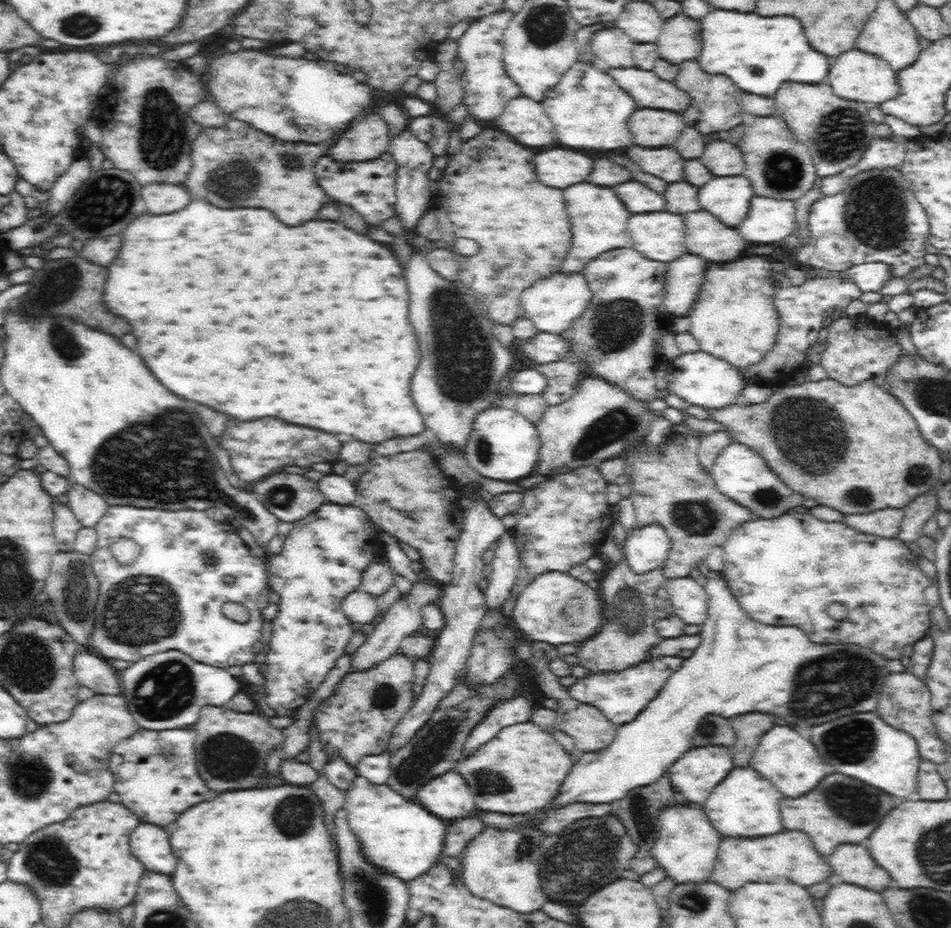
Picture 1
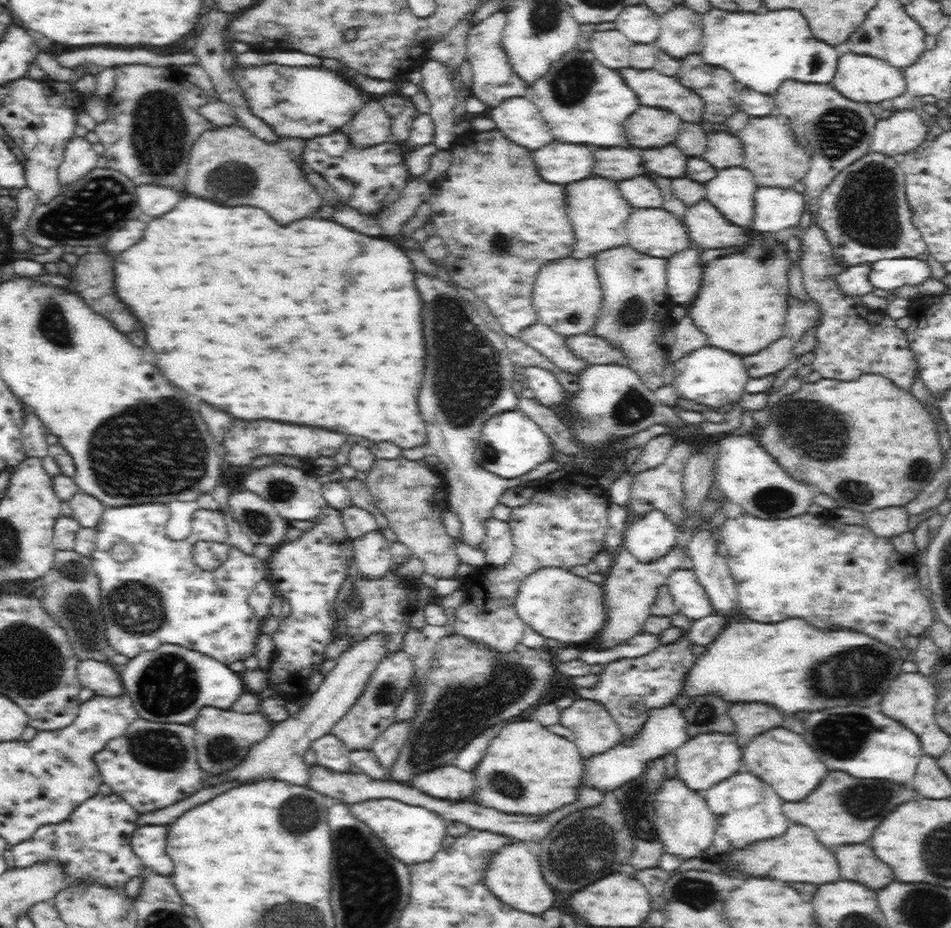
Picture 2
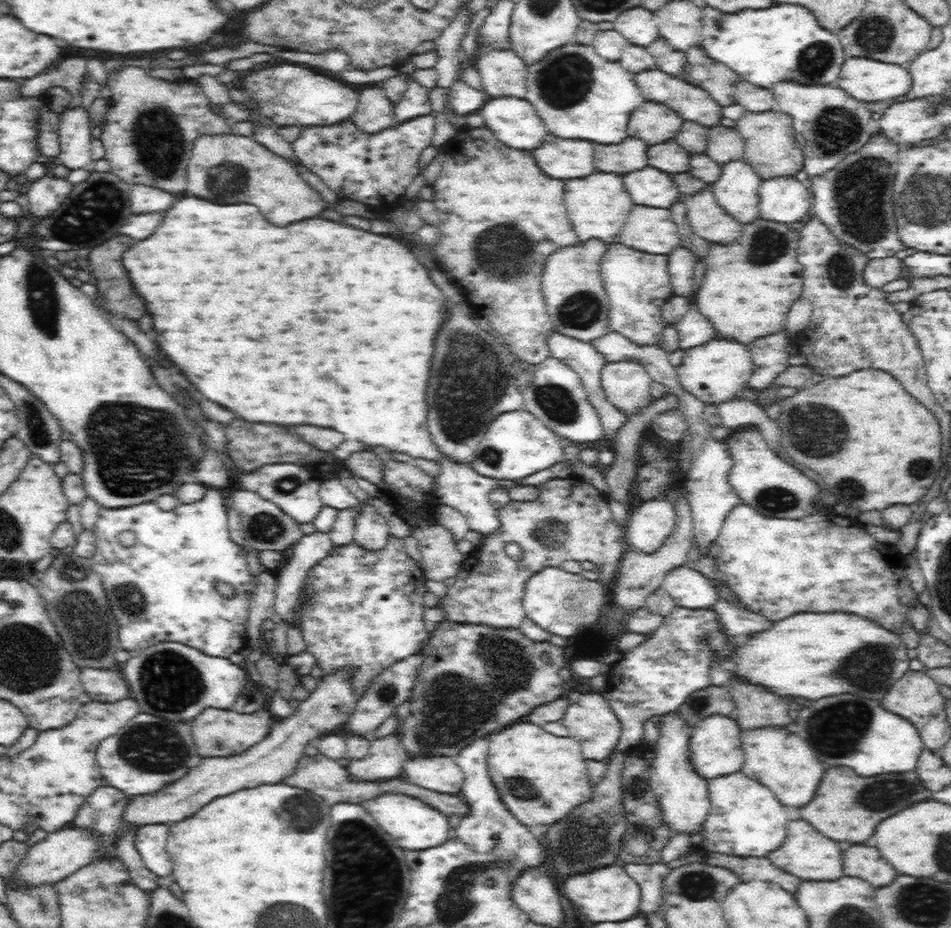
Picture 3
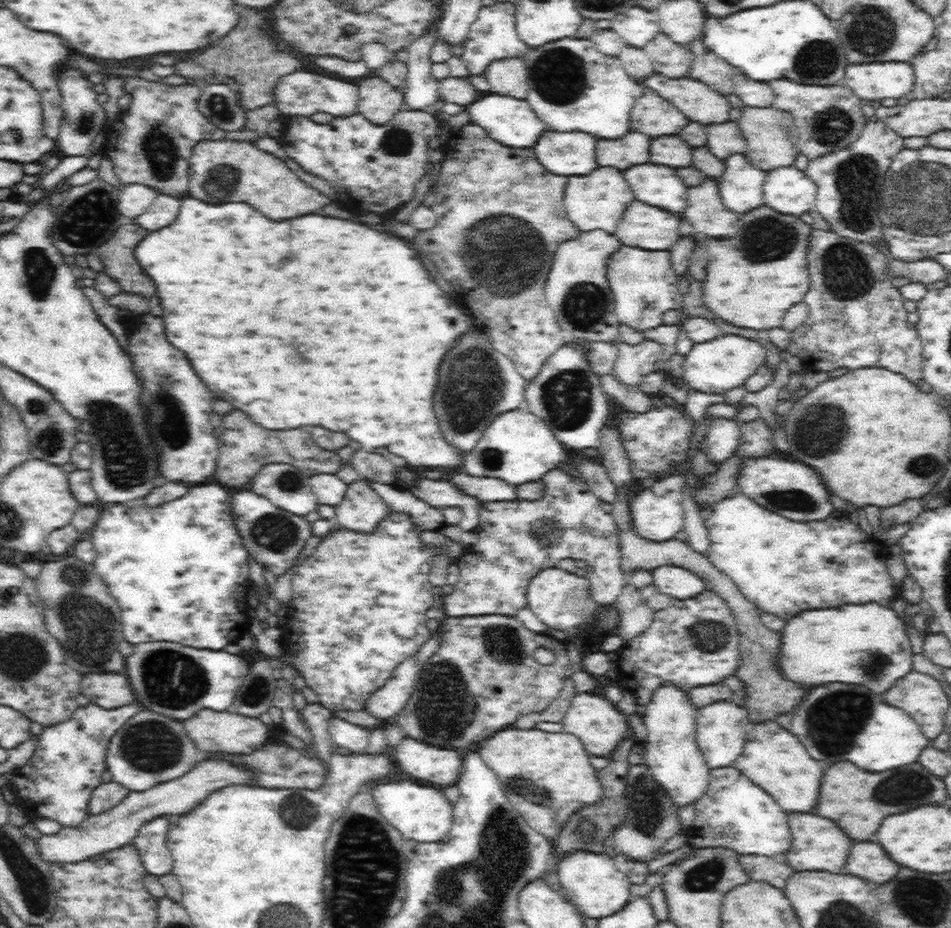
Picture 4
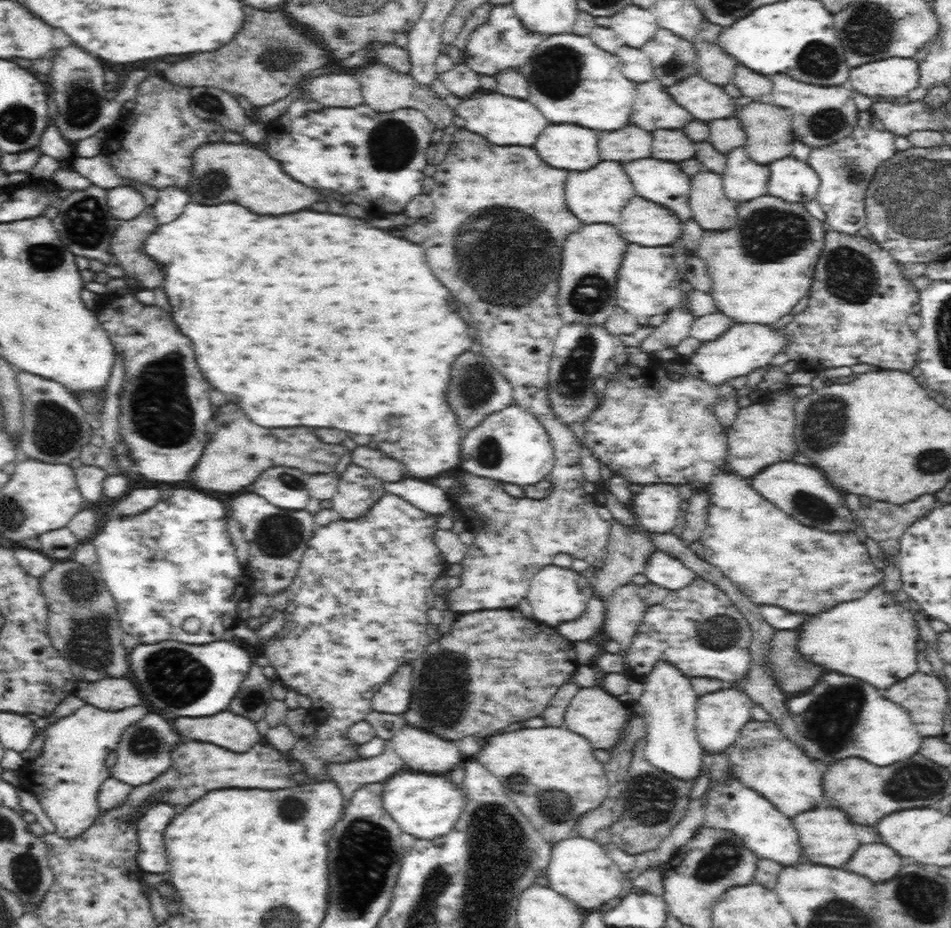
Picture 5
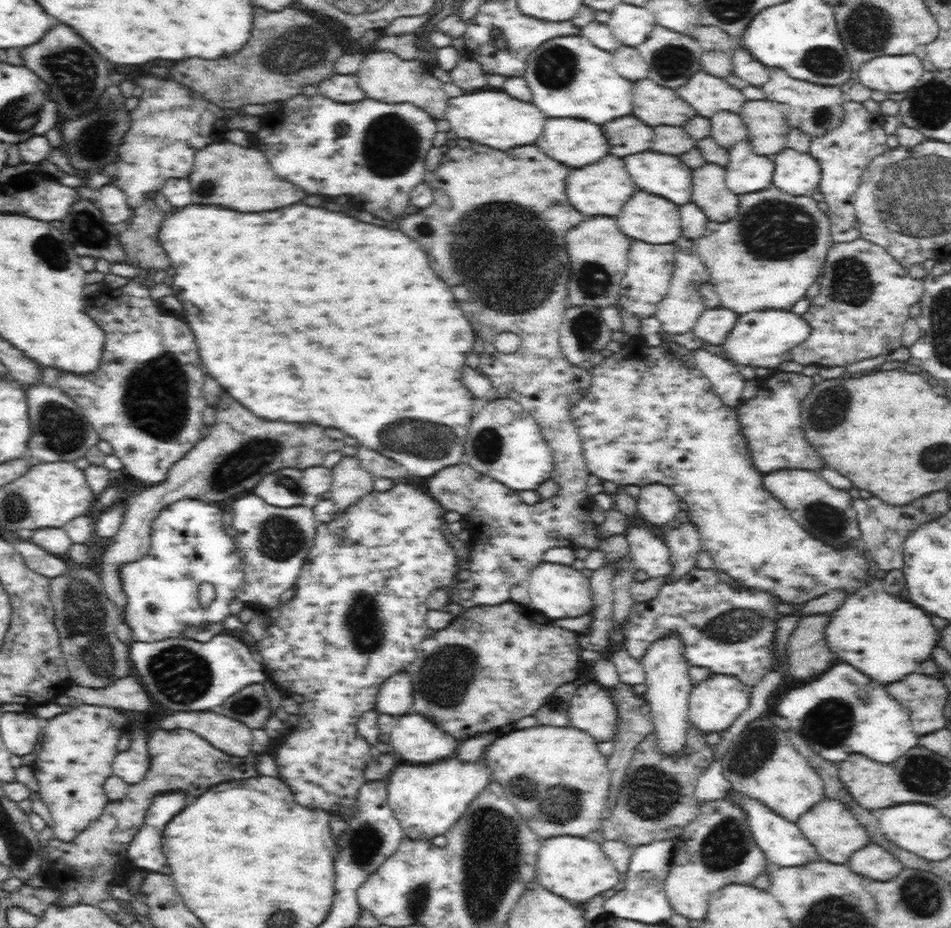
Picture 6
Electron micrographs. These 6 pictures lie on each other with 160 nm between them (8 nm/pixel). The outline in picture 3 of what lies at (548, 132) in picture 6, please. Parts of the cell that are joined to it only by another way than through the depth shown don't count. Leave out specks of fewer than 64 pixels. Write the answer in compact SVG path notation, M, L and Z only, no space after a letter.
M554 136L544 138L544 144L534 150L534 160L550 178L570 180L594 174L594 144L582 140L560 140Z

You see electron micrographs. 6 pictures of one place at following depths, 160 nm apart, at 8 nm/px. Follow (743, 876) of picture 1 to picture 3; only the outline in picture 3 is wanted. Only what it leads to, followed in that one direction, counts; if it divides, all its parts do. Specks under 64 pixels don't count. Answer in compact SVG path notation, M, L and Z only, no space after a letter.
M796 820L788 824L788 836L784 844L774 849L774 852L768 852L766 859L774 864L776 868L794 874L802 880L838 880L842 878L842 856L840 856L840 846L824 836L820 836L808 822Z

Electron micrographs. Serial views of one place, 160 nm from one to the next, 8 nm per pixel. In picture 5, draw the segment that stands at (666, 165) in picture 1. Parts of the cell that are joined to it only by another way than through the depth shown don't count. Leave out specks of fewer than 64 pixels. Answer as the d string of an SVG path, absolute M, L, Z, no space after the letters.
M660 130L654 132L652 142L652 158L656 160L690 160L694 158L694 144L682 132Z

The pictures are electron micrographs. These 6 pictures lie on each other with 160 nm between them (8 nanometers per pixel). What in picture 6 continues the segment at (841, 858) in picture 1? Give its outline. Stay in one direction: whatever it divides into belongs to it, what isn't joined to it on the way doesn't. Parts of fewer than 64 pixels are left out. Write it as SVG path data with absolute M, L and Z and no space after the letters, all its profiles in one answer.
M870 844L854 852L850 858L850 866L852 870L868 874L870 878L876 878L876 880L890 880L904 868L902 862L898 862L892 854L888 854L884 848L876 844Z

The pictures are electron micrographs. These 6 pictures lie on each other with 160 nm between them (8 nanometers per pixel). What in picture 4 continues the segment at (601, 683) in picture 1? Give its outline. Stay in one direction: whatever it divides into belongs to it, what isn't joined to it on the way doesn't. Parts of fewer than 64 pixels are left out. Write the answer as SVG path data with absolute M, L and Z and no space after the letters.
M708 590L693 598L694 600L674 600L666 610L656 612L654 622L648 630L631 638L619 651L616 664L619 668L617 682L626 692L632 693L636 704L645 706L652 702L656 691L662 688L676 688L687 693L692 688L708 687L721 684L725 677L735 675L736 666L740 664L740 647L736 619L730 608L716 593Z

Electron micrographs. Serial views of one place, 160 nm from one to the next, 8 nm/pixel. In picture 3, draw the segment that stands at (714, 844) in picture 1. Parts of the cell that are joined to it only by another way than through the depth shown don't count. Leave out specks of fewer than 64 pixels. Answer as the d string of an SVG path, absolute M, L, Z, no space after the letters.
M672 713L662 715L663 727L659 730L659 740L654 749L656 758L651 766L650 776L646 783L647 788L653 790L661 810L662 820L668 830L672 830L674 835L684 834L684 836L700 835L704 826L708 822L707 818L711 811L707 782L700 779L688 760L688 738L685 732L688 727L684 721L678 719Z

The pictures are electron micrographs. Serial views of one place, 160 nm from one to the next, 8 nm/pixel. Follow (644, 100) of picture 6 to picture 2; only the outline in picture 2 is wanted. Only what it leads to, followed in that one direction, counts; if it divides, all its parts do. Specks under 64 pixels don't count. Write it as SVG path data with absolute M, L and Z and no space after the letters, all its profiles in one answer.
M642 106L628 118L628 140L636 148L658 148L670 144L680 128L680 118L660 108Z

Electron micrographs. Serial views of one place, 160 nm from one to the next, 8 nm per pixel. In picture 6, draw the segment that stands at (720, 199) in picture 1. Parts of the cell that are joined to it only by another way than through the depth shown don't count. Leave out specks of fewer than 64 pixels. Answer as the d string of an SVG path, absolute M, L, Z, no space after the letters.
M748 141L732 145L727 149L728 164L725 169L725 183L730 192L740 195L759 193L772 187L774 165L769 157L756 156Z

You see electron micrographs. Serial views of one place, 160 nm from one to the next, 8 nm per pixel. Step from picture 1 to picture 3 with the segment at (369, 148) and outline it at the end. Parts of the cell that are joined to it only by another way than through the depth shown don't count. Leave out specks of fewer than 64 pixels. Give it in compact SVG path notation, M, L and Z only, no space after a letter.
M373 85L360 92L358 106L350 122L360 135L380 134L399 127L394 110L394 106L388 101L383 90Z

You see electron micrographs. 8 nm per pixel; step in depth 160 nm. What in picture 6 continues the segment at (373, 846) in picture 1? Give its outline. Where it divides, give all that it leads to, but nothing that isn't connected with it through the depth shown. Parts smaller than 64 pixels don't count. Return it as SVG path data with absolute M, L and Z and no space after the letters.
M444 760L432 766L402 764L398 765L386 778L387 803L406 835L414 840L431 841L435 836L446 835L452 829L454 824L464 816L468 805L478 796L478 792L491 779L488 767L484 767L480 762L463 763L458 760Z

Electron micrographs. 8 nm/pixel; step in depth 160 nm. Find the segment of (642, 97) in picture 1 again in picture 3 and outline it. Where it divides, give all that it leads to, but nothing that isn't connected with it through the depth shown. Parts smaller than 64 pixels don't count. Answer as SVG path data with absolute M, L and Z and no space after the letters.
M646 70L646 72L638 72L634 74L634 82L636 86L640 88L644 100L648 102L658 102L658 104L664 104L668 106L670 110L678 112L684 120L690 120L690 122L698 122L698 124L704 124L704 126L714 127L714 124L720 124L721 108L719 107L710 96L708 92L704 92L692 84L686 84L682 82L680 78L674 78L674 76L668 76L660 70Z

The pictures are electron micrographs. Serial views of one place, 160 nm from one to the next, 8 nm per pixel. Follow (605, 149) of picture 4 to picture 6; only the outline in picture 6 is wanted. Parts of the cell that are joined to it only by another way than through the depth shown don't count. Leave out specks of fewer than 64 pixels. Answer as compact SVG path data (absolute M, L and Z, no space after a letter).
M632 116L624 120L614 120L612 124L606 124L602 130L610 144L610 154L614 154L616 158L626 158L630 154L650 150L652 128L648 128Z

